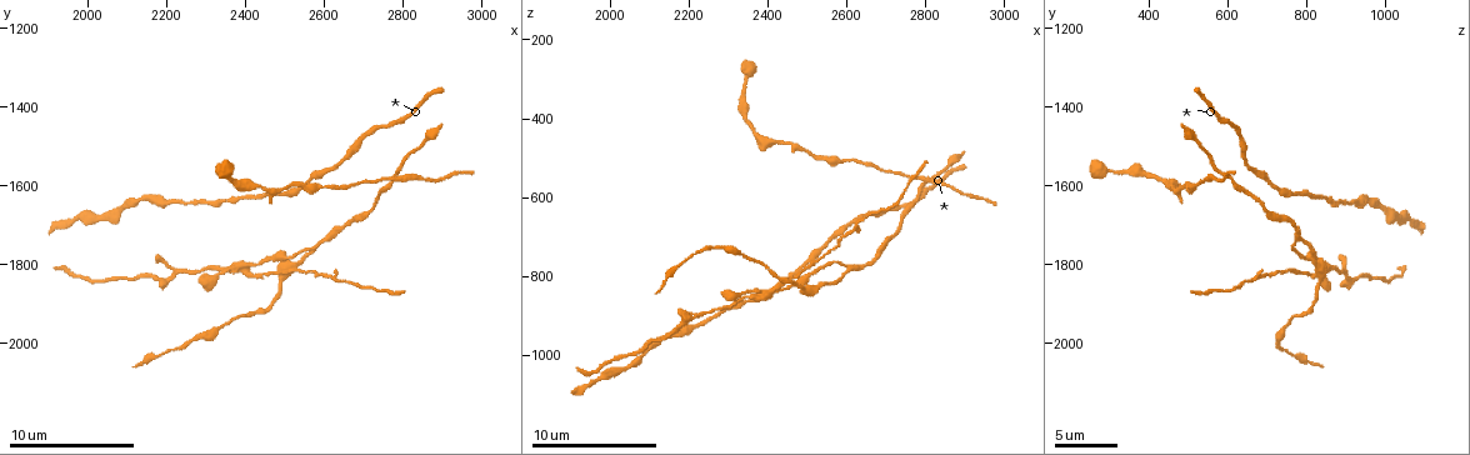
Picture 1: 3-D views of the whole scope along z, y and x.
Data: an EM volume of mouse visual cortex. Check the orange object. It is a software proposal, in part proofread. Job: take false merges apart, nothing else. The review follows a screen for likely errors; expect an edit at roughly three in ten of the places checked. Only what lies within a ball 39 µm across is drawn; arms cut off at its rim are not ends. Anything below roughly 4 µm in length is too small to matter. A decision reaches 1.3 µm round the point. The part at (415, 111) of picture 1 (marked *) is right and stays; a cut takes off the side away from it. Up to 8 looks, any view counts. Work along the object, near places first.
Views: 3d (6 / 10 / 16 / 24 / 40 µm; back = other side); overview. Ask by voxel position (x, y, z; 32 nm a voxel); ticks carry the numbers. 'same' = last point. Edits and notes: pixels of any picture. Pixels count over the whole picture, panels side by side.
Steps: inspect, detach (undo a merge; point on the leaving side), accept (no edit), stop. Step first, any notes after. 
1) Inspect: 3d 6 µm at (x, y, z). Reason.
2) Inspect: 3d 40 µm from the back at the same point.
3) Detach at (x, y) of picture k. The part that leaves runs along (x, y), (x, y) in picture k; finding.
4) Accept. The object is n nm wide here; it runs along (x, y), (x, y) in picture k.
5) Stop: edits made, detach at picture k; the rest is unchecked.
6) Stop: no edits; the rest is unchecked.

Inspect: 3d 6 µm at (2795, 1555, 565). Looks like a crossing.

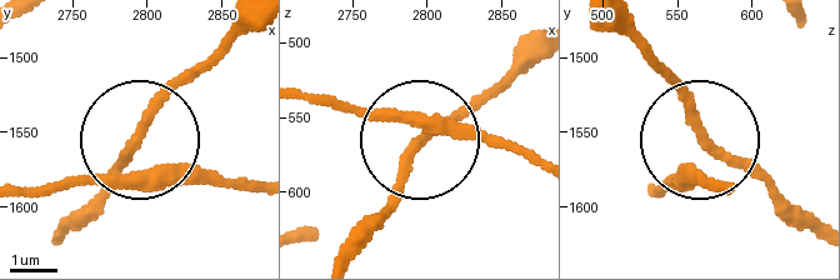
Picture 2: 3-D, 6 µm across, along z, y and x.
Accept. 4 arms meet here; one neuron here.

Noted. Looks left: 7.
Inspect: 3d 10 µm at (2720, 1650, 690). Calibre changes.

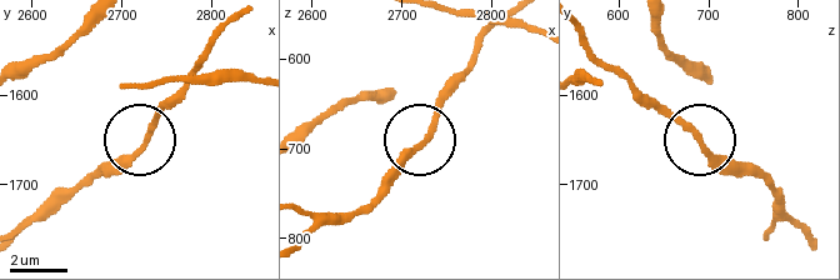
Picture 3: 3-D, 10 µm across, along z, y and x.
Accept. All the same neuron.

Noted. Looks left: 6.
Inspect: 3d 10 µm at (2405, 1930, 790). Calibre changes.

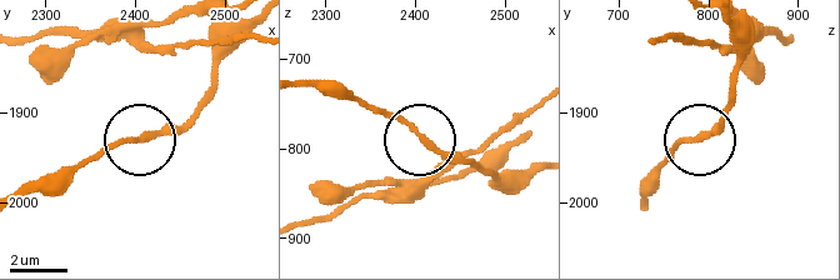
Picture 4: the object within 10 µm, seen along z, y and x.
Accept. It runs along (256, 21), (228, 50), (211, 93), (185, 121), (73, 169) in picture 4; one neuron here.

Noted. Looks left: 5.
Inspect: 3d 10 µm at (2610, 1730, 785).

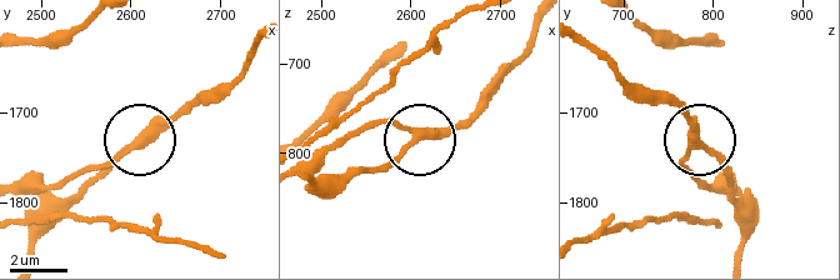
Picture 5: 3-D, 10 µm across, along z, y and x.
Inspect: 3d 10 µm from the back at (2605, 1735, 785). From behind.

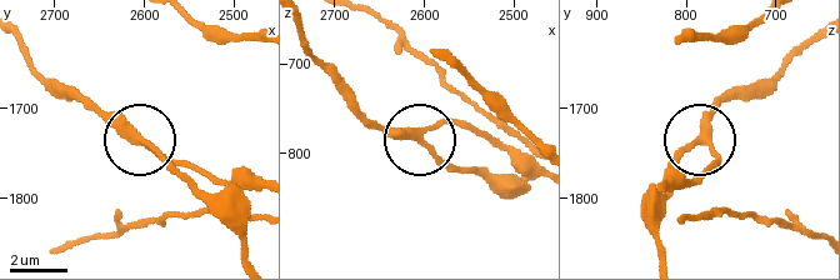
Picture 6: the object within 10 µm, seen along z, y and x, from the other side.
Accept. All the same neuron.

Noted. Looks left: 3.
Stop: no edits; the rest is unchecked.

